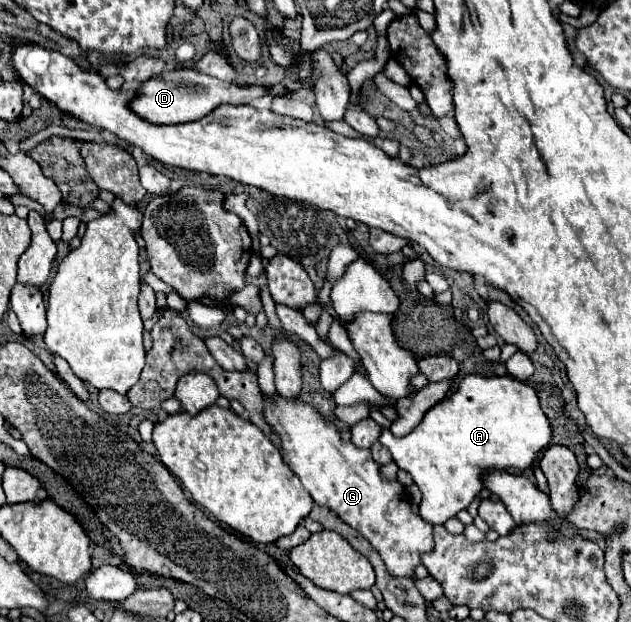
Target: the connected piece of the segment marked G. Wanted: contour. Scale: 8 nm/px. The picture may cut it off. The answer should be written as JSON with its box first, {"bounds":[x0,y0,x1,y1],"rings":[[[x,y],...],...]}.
{"bounds":[263,393,433,579],"rings":[[[275,393],[273,397],[263,395],[263,417],[265,417],[265,423],[281,441],[281,455],[285,465],[299,477],[299,481],[309,491],[313,501],[321,507],[331,509],[333,513],[339,515],[341,521],[345,521],[355,531],[359,531],[381,555],[391,577],[413,579],[415,567],[421,563],[421,555],[433,551],[433,527],[431,523],[423,521],[419,515],[411,511],[411,503],[407,499],[405,487],[397,479],[383,479],[381,467],[373,461],[369,449],[361,449],[351,441],[343,441],[337,425],[331,423],[313,405],[309,405],[299,397],[285,399],[279,393]]]}

